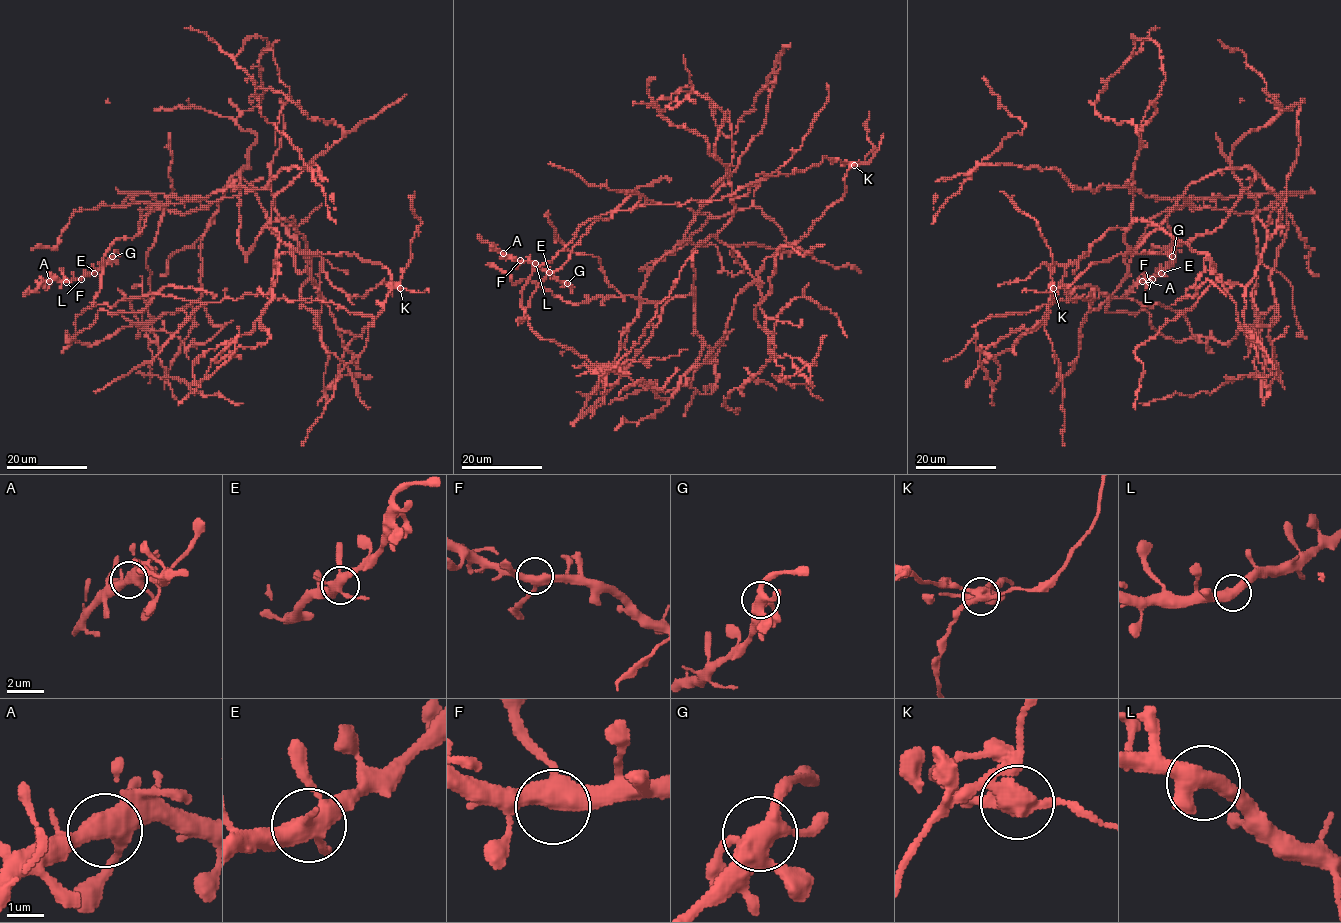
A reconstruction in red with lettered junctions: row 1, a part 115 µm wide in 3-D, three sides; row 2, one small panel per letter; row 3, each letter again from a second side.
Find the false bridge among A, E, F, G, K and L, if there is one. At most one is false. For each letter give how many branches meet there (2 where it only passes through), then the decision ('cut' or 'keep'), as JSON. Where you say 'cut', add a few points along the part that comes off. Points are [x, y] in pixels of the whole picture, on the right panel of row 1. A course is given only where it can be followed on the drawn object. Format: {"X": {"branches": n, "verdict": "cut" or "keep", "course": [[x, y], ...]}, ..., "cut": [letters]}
{"A": {"branches": 4, "verdict": "keep"}, "E": {"branches": 5, "verdict": "keep"}, "F": {"branches": 3, "verdict": "keep"}, "G": {"branches": 5, "verdict": "keep"}, "K": {"branches": 4, "verdict": "cut", "course": [[1053, 289], [1212, 233], [1257, 174], [1284, 203], [1277, 302], [1227, 345], [1089, 293], [972, 326]]}, "L": {"branches": 2, "verdict": "keep"}, "cut": ["K"]}

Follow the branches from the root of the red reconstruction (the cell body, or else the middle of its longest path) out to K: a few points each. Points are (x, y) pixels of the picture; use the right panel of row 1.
K: (1286, 207), (1257, 174), (1212, 232), (1163, 254), (1118, 253), (1093, 262), (1071, 285), (1053, 289)

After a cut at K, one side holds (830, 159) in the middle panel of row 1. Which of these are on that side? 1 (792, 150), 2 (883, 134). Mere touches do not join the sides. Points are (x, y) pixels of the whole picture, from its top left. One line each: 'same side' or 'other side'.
1: other side
2: other side

